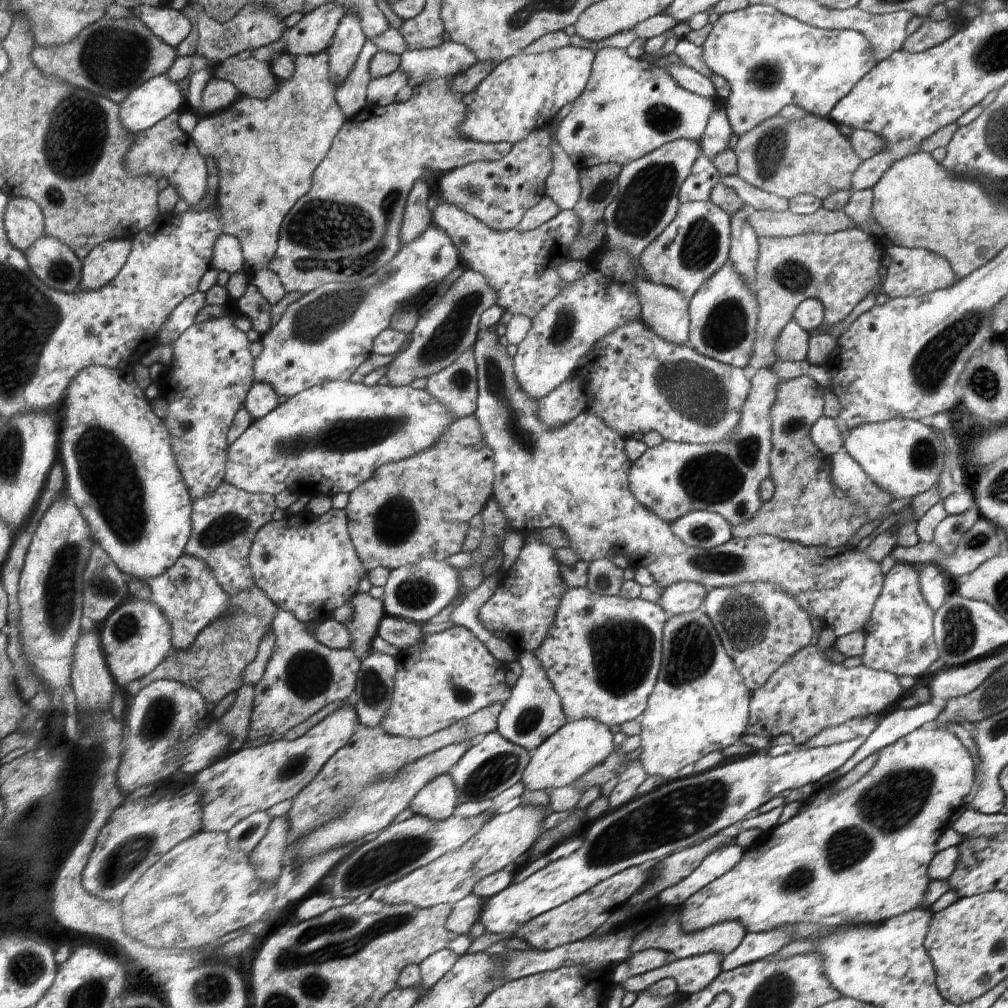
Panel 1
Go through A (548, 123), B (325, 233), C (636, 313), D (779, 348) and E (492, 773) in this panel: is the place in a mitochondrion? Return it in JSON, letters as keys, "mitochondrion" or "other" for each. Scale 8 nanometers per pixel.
{"A":"other","B":"mitochondrion","C":"other","D":"other","E":"mitochondrion"}

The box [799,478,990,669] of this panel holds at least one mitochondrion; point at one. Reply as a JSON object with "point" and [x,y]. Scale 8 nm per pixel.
{"point":[958,634]}

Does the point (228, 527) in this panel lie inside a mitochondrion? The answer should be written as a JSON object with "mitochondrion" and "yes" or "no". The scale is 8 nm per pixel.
{"mitochondrion":"yes"}

